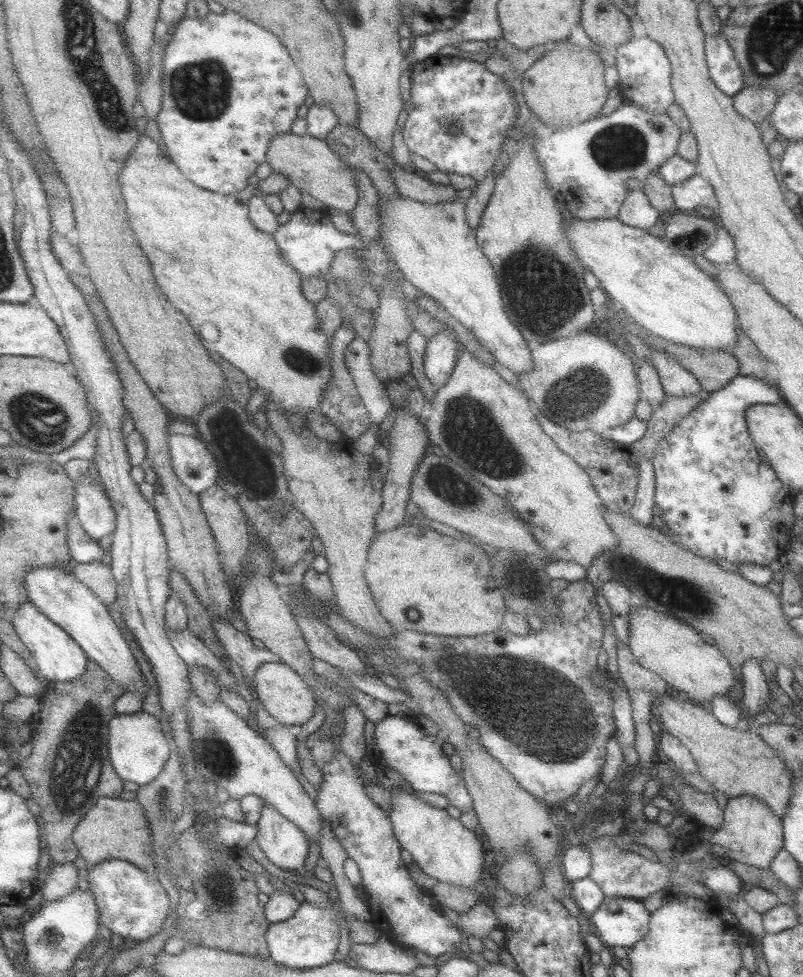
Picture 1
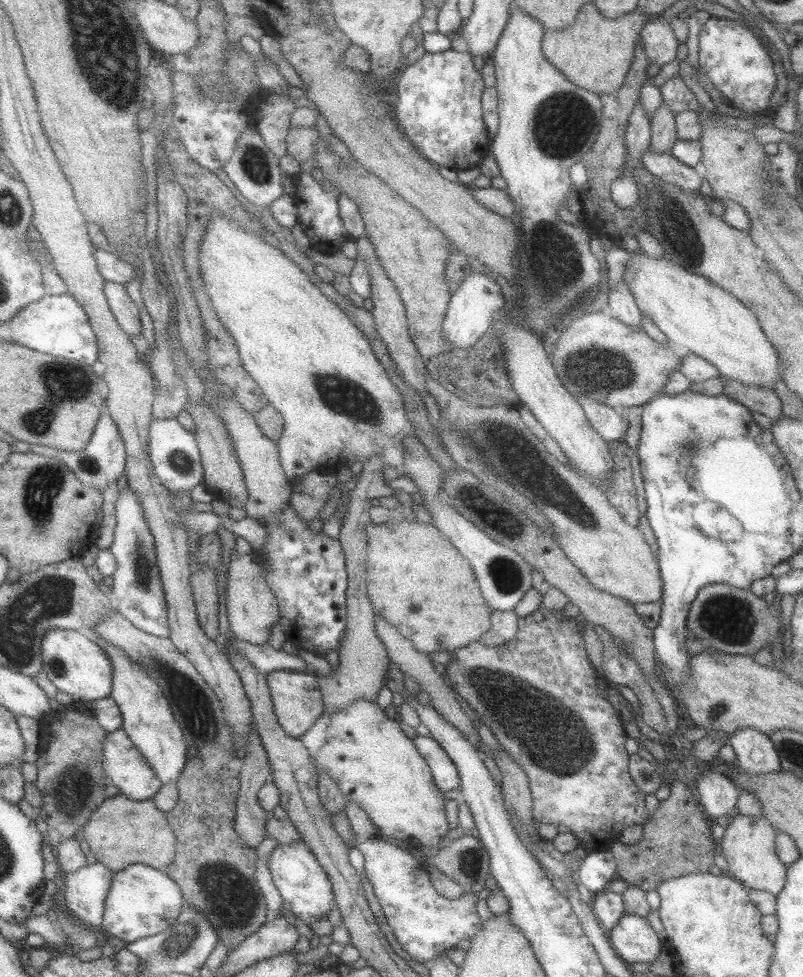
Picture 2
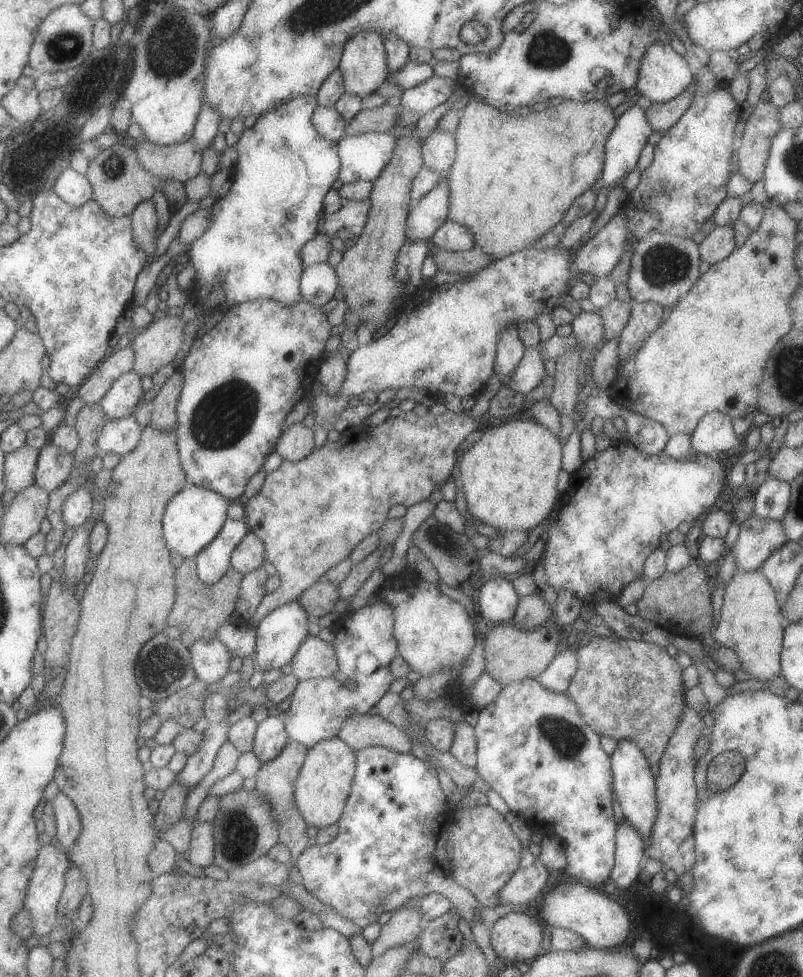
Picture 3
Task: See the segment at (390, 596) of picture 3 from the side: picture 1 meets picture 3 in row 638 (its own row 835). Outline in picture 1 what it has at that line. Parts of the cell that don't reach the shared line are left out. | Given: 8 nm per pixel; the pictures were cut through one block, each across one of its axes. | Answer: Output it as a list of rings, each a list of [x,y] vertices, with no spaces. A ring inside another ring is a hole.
[[[393,792],[394,806],[391,807],[391,813],[388,814],[390,822],[394,825],[394,832],[398,836],[402,847],[407,850],[413,858],[413,861],[427,875],[435,878],[439,883],[449,883],[466,890],[479,890],[486,893],[483,889],[482,879],[485,872],[485,857],[489,856],[483,852],[483,844],[479,842],[477,834],[463,825],[458,818],[451,818],[443,808],[431,806],[420,801],[413,793]]]

